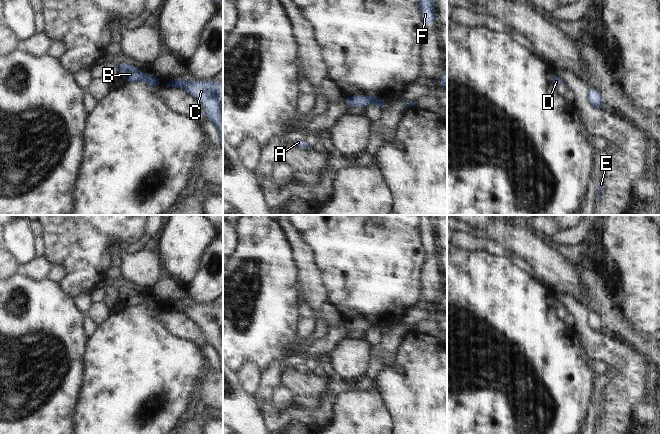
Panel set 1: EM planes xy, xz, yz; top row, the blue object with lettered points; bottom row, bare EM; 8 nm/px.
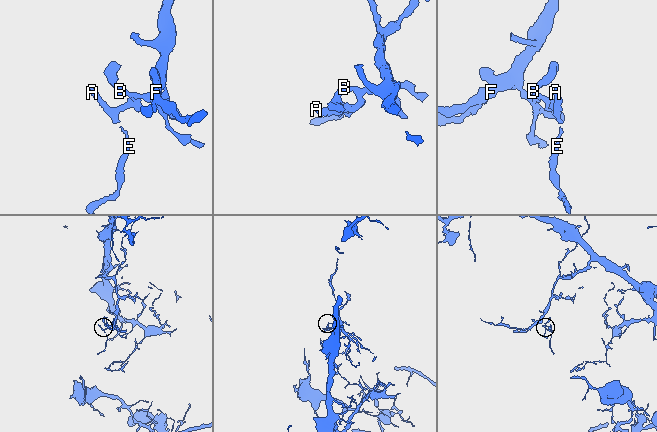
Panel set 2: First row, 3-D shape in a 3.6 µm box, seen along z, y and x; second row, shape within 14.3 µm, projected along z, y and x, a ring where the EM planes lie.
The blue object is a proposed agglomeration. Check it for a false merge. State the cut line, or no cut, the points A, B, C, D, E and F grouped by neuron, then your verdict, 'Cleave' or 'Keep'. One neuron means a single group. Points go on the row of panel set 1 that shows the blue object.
No split. Groups: A B C D E F. Keep.

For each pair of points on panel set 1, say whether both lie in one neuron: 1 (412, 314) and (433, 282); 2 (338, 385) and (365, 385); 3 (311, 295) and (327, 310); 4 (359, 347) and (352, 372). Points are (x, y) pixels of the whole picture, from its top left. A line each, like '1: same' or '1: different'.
1: different
2: same
3: different
4: same

